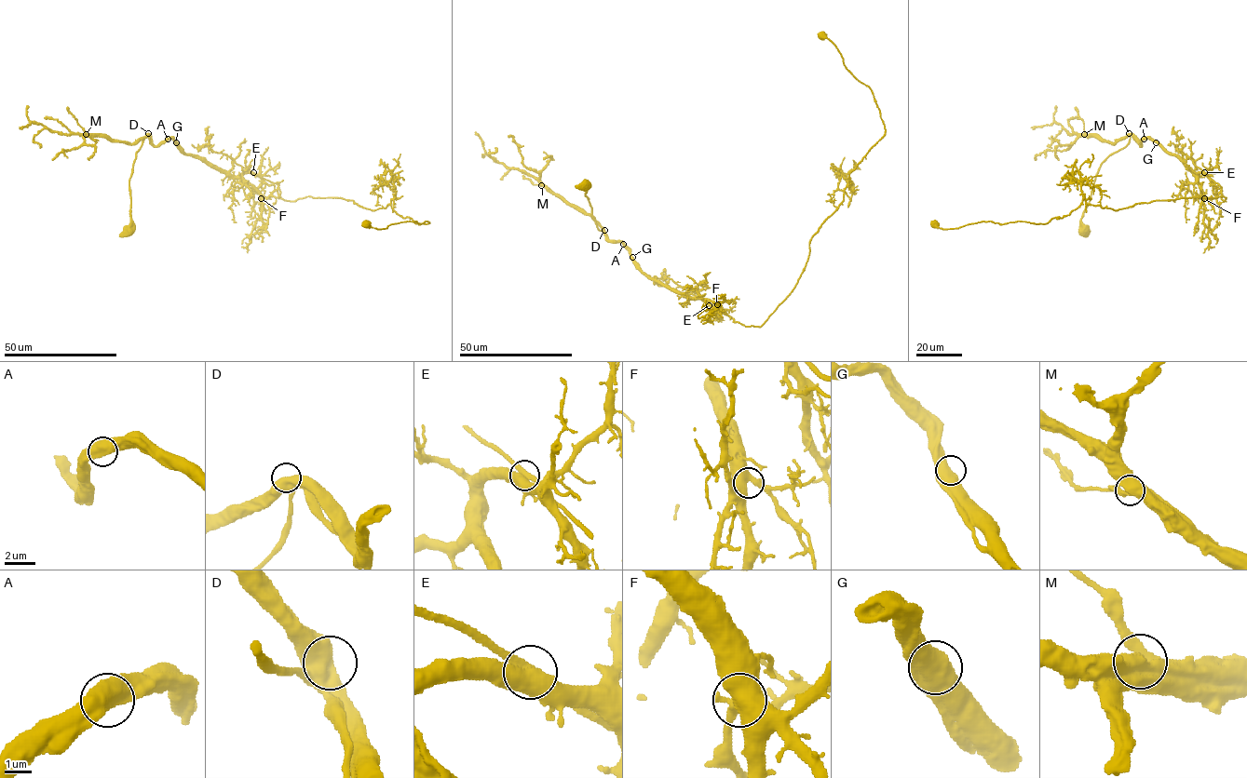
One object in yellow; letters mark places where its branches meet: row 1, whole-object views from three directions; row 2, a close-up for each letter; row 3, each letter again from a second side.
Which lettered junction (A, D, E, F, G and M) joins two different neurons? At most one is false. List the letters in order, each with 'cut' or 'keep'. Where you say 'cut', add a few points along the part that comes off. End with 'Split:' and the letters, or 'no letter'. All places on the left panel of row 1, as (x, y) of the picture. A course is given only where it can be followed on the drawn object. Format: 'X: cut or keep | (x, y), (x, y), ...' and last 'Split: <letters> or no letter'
A: keep
D: keep
E: cut | (253, 172), (290, 201), (341, 197), (375, 210), (393, 200), (398, 215), (429, 222), (362, 223)
F: keep
G: keep
M: keep
Split: E

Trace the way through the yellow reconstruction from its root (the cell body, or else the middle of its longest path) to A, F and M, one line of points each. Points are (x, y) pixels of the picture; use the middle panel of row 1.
A: (586, 186), (588, 182), (585, 195), (597, 227), (609, 240), (620, 240), (623, 244)
F: (586, 186), (588, 182), (585, 195), (597, 227), (609, 240), (619, 240), (643, 272), (717, 304)
M: (586, 186), (588, 182), (585, 195), (596, 226), (602, 230), (589, 216), (566, 204), (541, 185)

